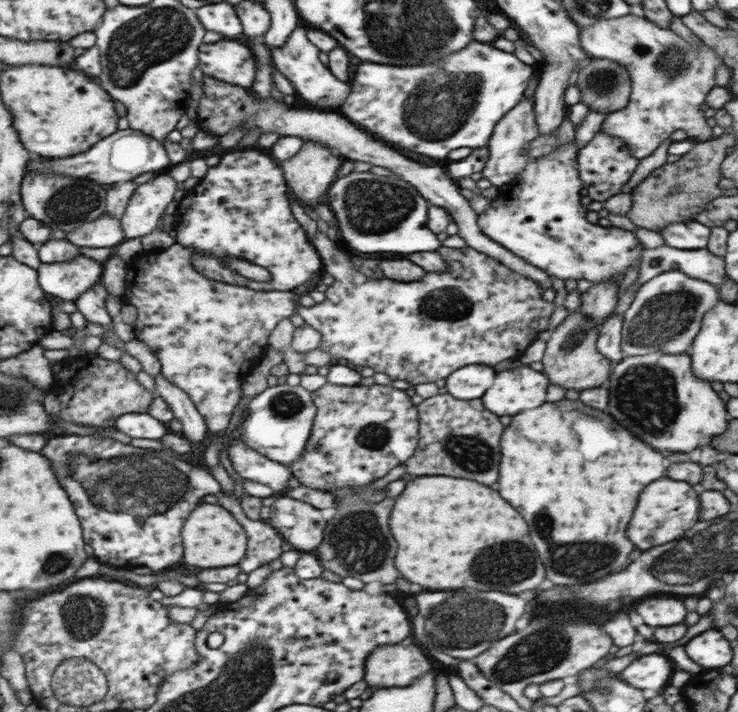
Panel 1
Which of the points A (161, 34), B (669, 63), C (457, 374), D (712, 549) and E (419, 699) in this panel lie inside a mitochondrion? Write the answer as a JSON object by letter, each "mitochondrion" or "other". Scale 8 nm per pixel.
{"A":"mitochondrion","B":"mitochondrion","C":"other","D":"mitochondrion","E":"other"}

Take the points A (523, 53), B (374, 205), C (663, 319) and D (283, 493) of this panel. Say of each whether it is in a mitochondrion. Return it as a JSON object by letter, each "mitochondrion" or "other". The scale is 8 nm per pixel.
{"A":"other","B":"mitochondrion","C":"mitochondrion","D":"other"}

